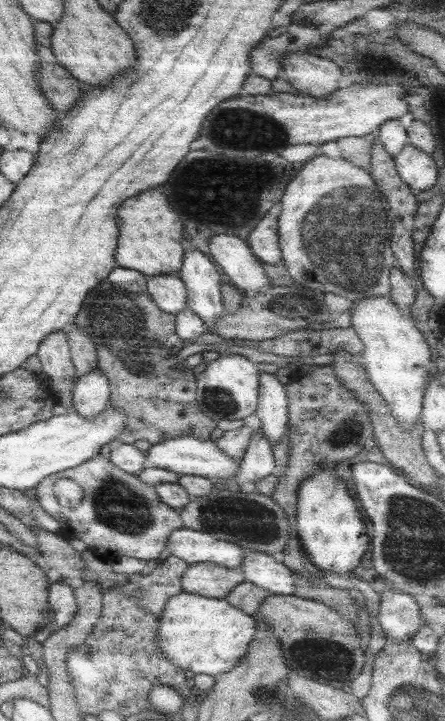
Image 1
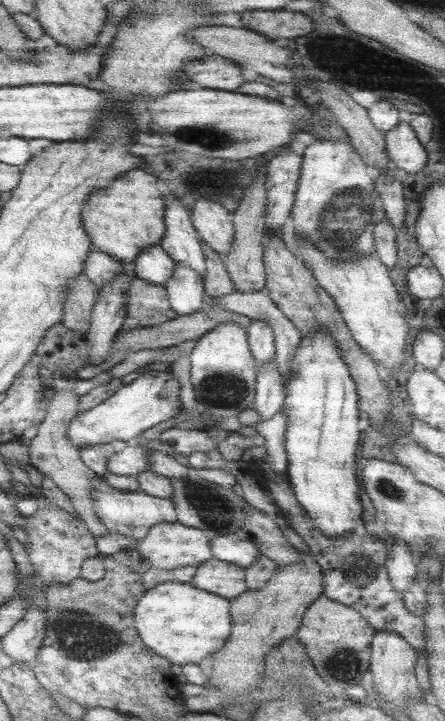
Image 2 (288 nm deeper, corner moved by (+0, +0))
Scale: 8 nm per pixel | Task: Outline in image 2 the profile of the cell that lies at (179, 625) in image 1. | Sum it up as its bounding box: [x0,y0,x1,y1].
[133,582,231,686]

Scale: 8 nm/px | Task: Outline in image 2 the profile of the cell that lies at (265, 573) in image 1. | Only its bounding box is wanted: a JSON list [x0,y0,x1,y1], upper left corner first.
[211,534,259,570]

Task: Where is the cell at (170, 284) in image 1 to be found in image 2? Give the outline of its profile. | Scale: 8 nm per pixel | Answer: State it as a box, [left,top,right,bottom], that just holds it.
[131,246,175,286]

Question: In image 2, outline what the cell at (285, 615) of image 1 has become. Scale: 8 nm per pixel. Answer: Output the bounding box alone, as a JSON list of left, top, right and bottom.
[295,594,375,704]

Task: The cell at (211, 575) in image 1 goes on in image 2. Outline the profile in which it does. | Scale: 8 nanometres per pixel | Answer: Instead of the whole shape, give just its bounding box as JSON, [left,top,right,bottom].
[189,558,245,600]

